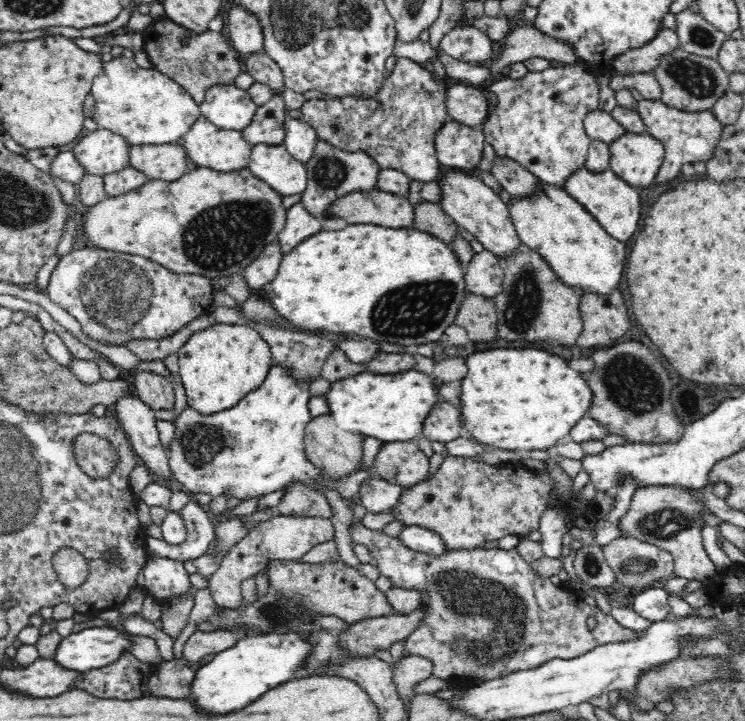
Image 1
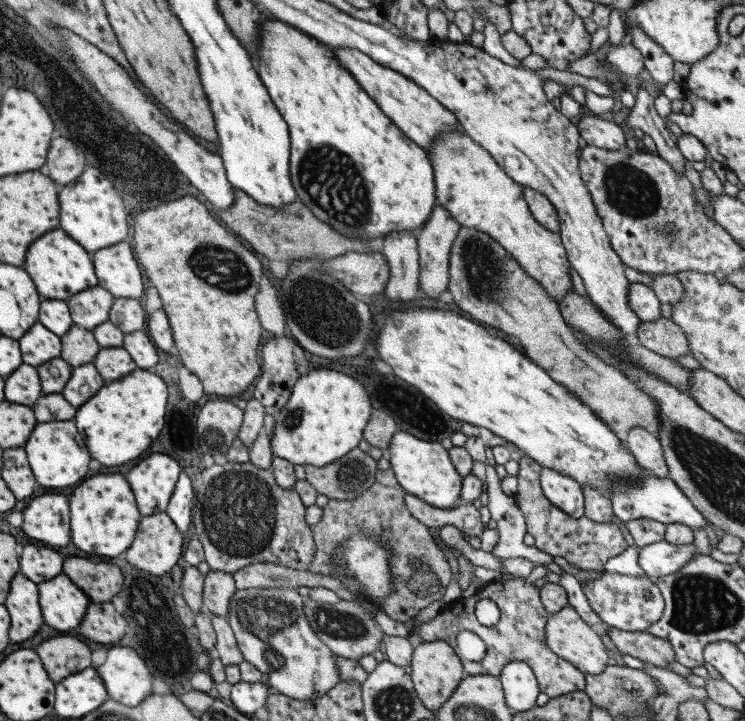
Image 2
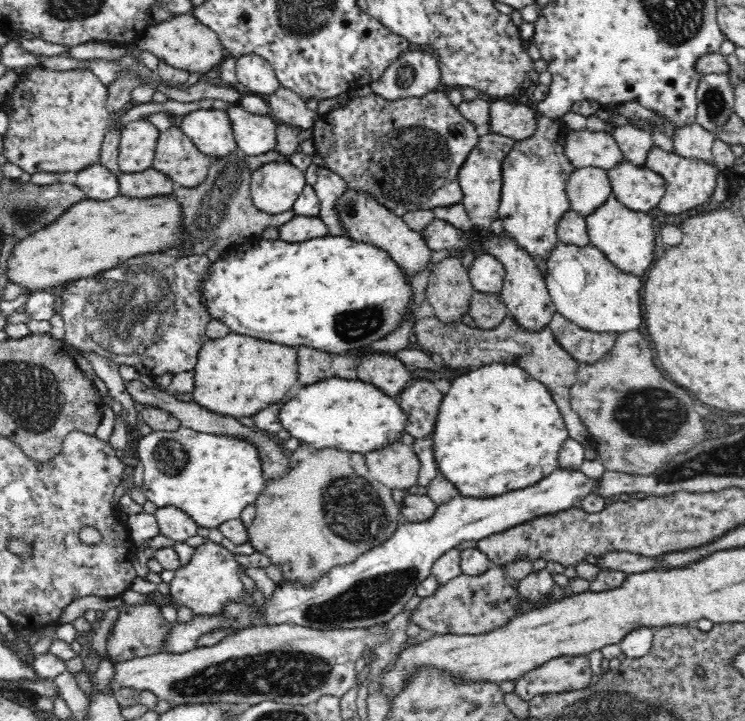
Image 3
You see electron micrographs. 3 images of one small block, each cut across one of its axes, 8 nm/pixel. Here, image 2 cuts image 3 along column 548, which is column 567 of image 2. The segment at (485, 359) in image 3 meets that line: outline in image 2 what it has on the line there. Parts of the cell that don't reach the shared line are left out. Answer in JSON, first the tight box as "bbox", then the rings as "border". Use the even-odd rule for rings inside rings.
{"bbox":[448,227,661,438],"border":[[[461,227],[459,230],[449,257],[448,290],[452,293],[453,302],[464,312],[468,312],[472,318],[476,318],[479,324],[484,322],[488,326],[504,330],[506,334],[516,336],[529,358],[537,362],[537,365],[541,366],[546,374],[554,379],[554,382],[564,385],[569,392],[576,394],[616,435],[623,436],[631,428],[641,426],[658,438],[659,430],[661,430],[661,418],[657,402],[638,385],[635,385],[635,382],[632,382],[624,373],[606,364],[595,355],[595,352],[588,350],[568,327],[560,312],[559,304],[548,296],[539,282],[525,273],[517,260],[506,253],[499,242],[496,242],[485,232],[468,227]]]}

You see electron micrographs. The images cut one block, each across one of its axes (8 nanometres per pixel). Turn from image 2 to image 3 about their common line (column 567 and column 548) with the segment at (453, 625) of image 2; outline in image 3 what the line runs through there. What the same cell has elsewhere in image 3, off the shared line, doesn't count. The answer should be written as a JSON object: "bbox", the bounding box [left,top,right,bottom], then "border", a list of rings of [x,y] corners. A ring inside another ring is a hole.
{"bbox":[513,655,592,701],"border":[[[588,655],[559,656],[513,681],[513,693],[529,701],[541,694],[582,690],[590,684],[592,674]]]}

